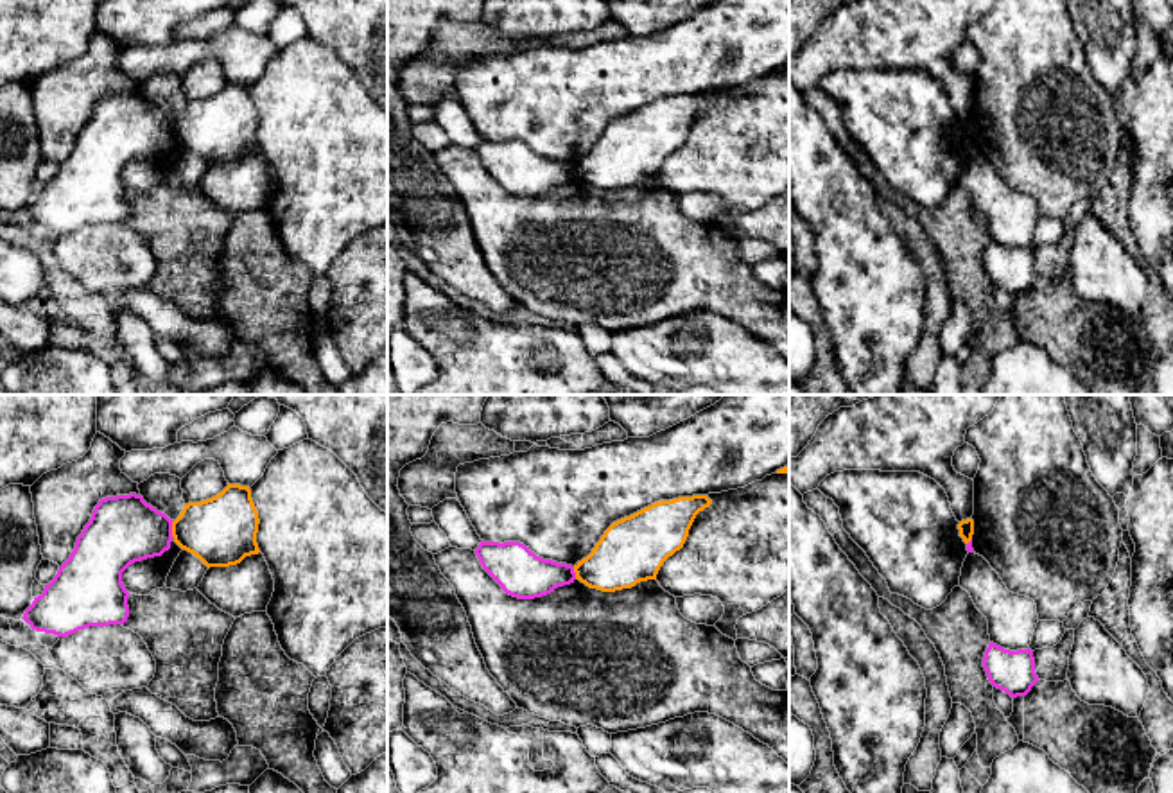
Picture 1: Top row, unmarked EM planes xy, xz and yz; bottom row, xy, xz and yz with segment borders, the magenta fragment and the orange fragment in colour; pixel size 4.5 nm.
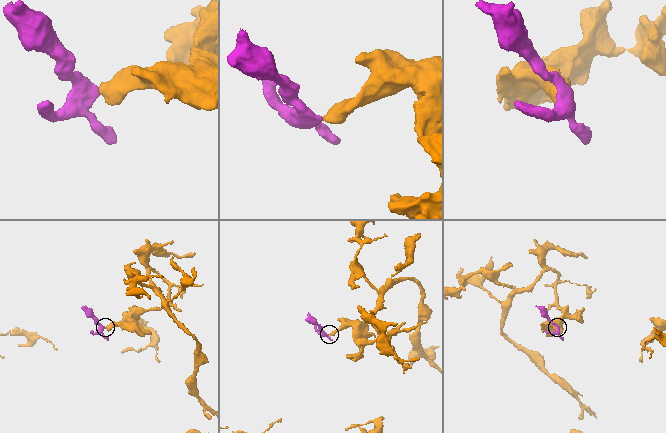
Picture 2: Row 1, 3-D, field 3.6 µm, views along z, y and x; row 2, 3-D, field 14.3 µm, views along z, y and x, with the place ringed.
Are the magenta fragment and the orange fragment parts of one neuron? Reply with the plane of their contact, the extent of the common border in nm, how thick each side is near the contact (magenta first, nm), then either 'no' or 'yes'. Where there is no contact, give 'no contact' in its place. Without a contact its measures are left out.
xy | 80 nm | 300/320 nm | no

